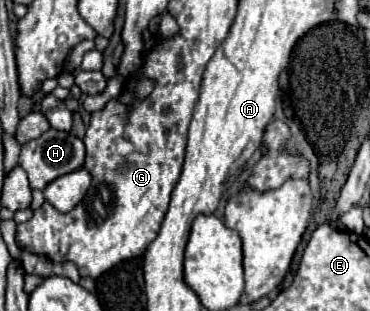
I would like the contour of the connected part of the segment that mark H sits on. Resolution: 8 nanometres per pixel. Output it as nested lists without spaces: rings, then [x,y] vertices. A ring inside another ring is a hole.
[[[48,129],[38,139],[32,139],[32,141],[22,145],[18,165],[28,173],[28,181],[30,181],[32,189],[44,189],[56,177],[66,175],[70,171],[76,171],[76,169],[80,169],[84,165],[84,143],[78,137],[74,137],[74,135],[66,133],[66,131]]]

